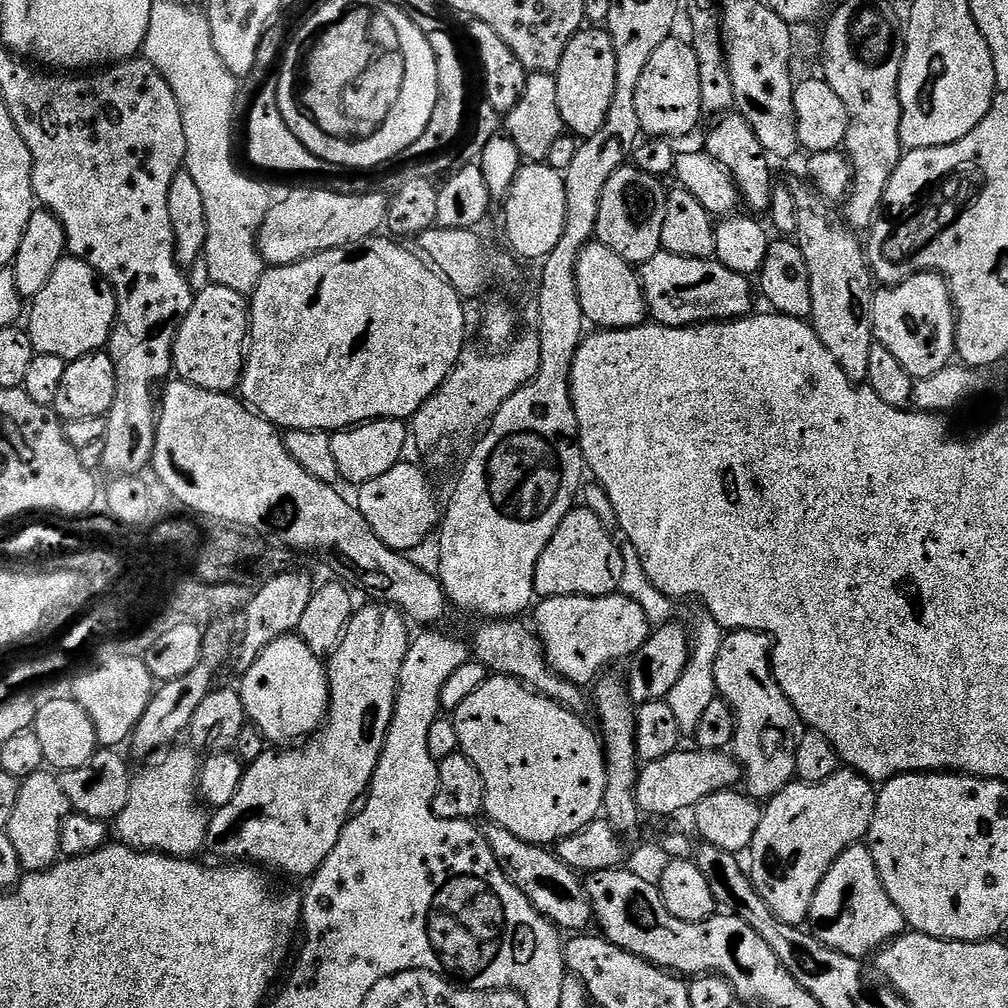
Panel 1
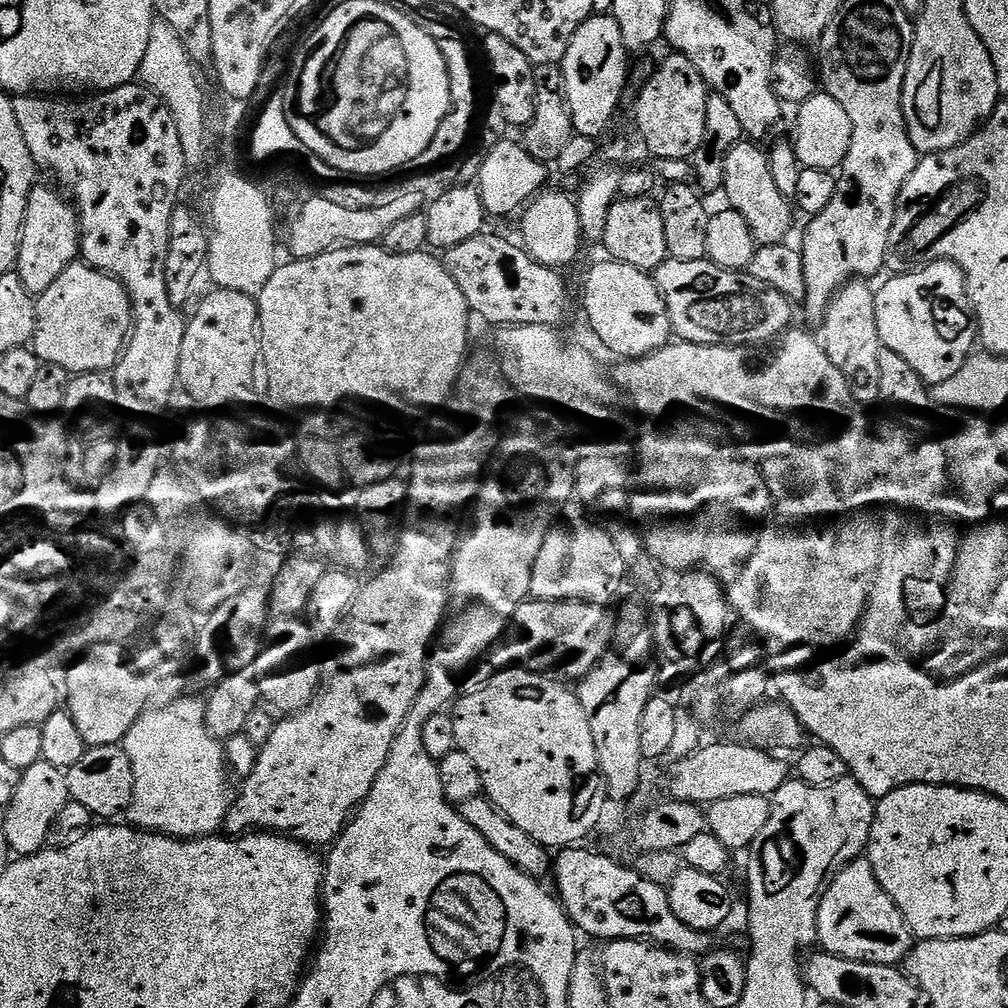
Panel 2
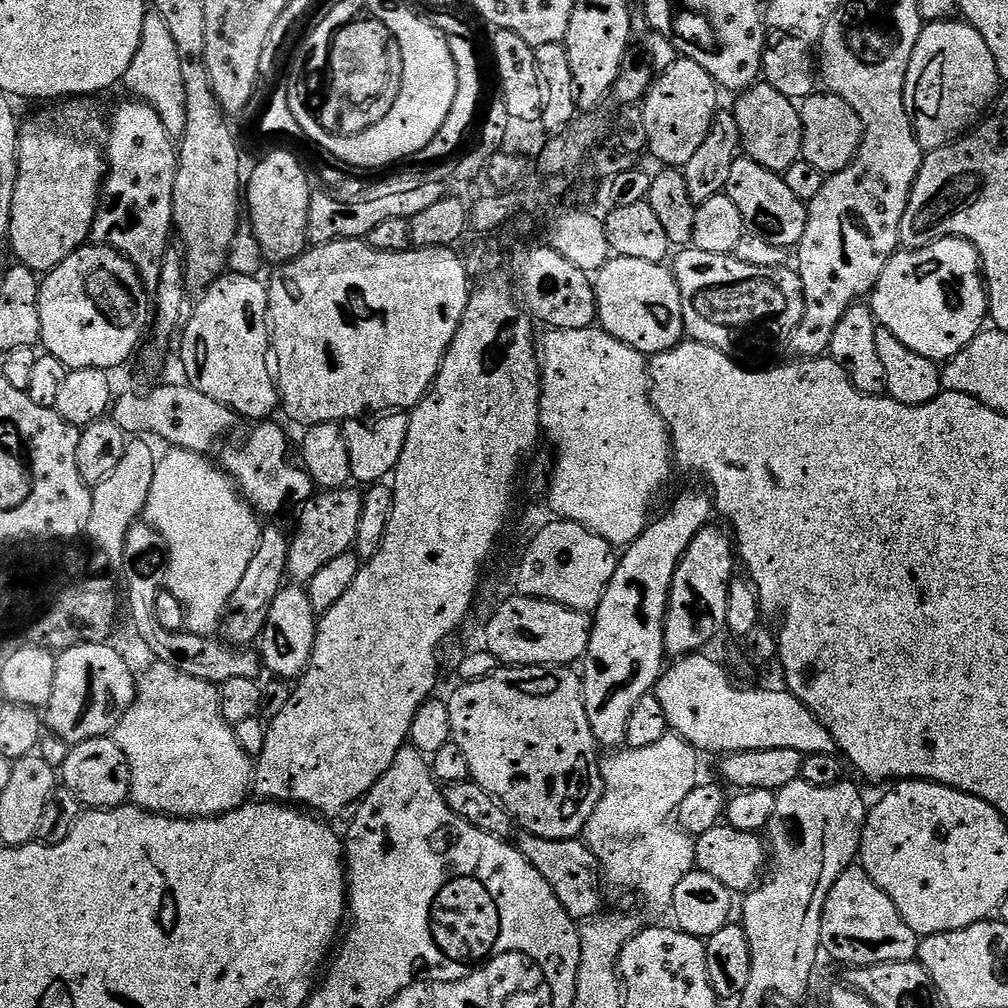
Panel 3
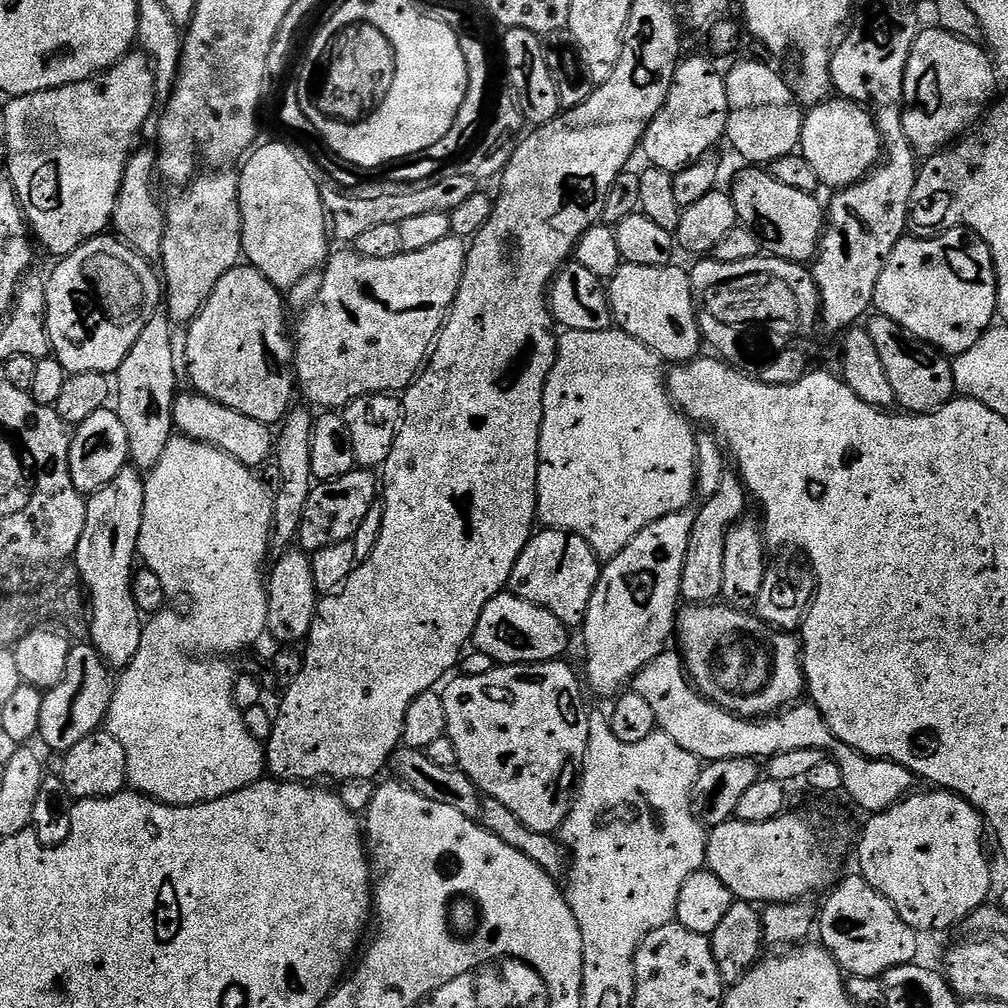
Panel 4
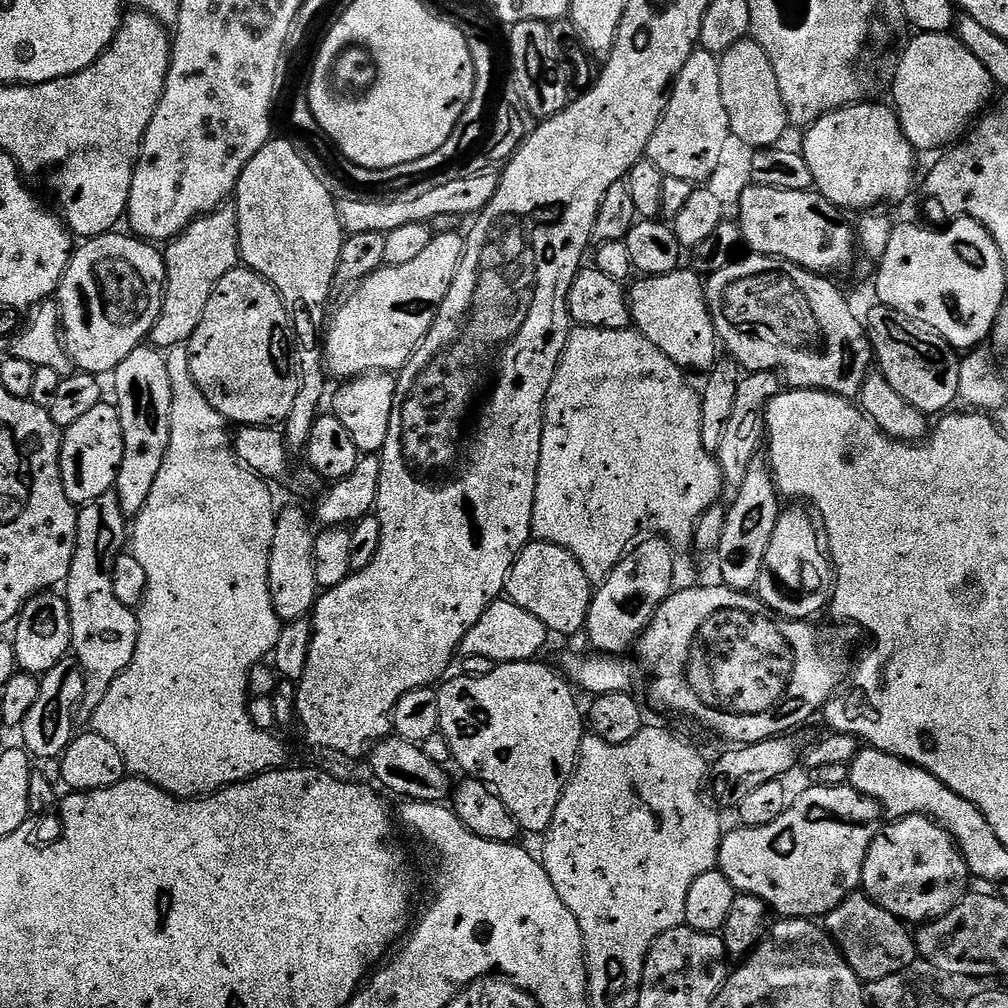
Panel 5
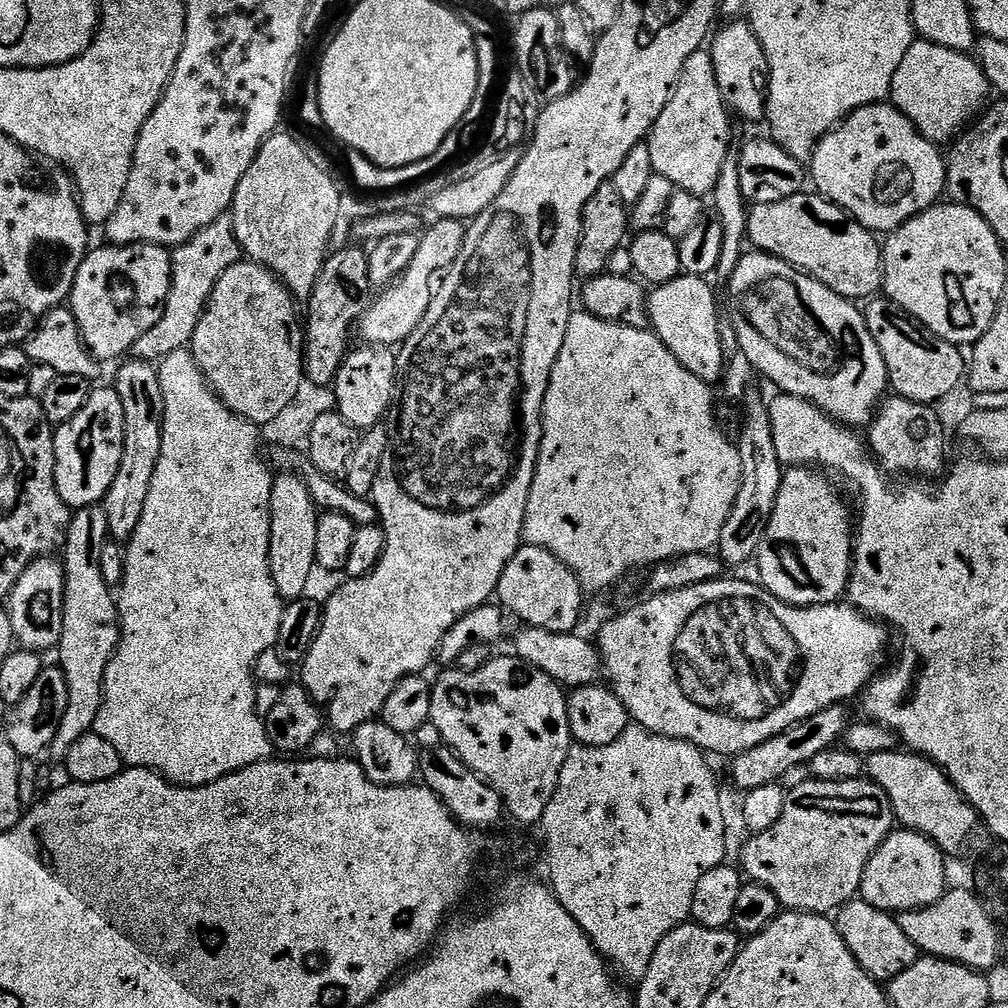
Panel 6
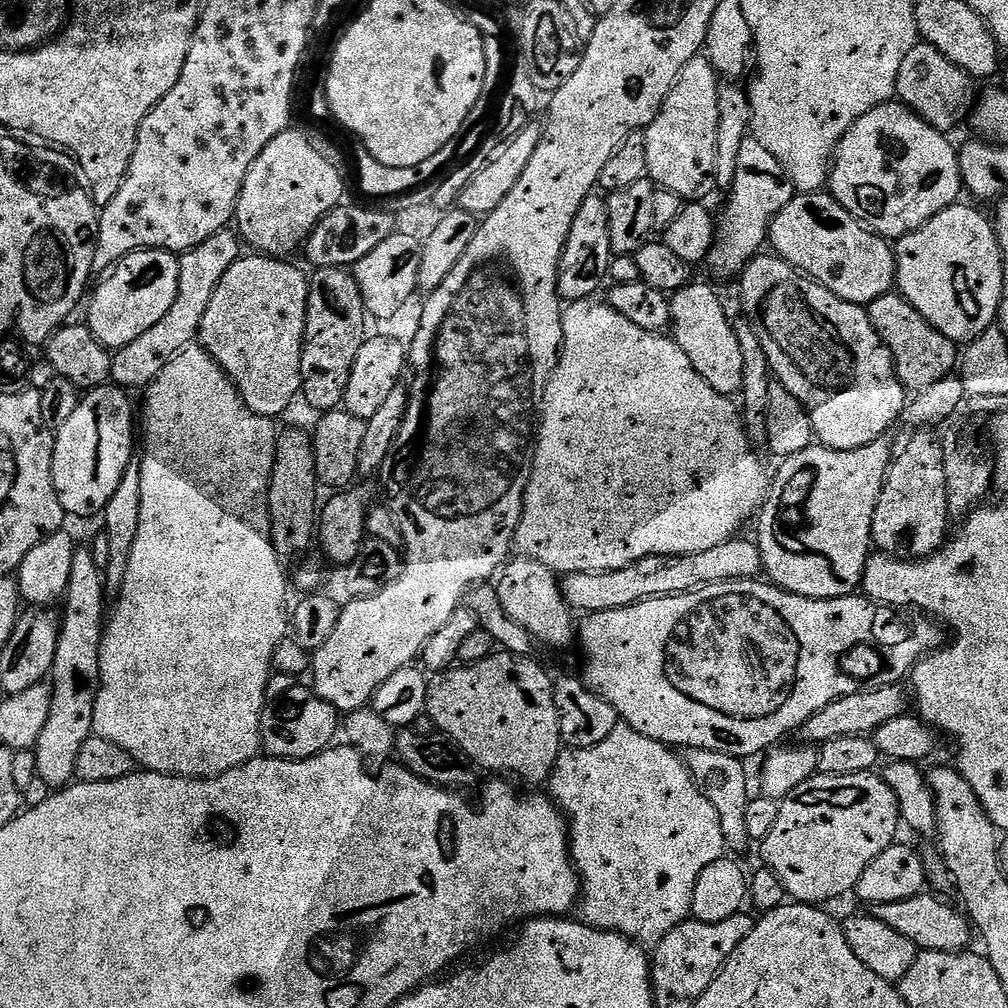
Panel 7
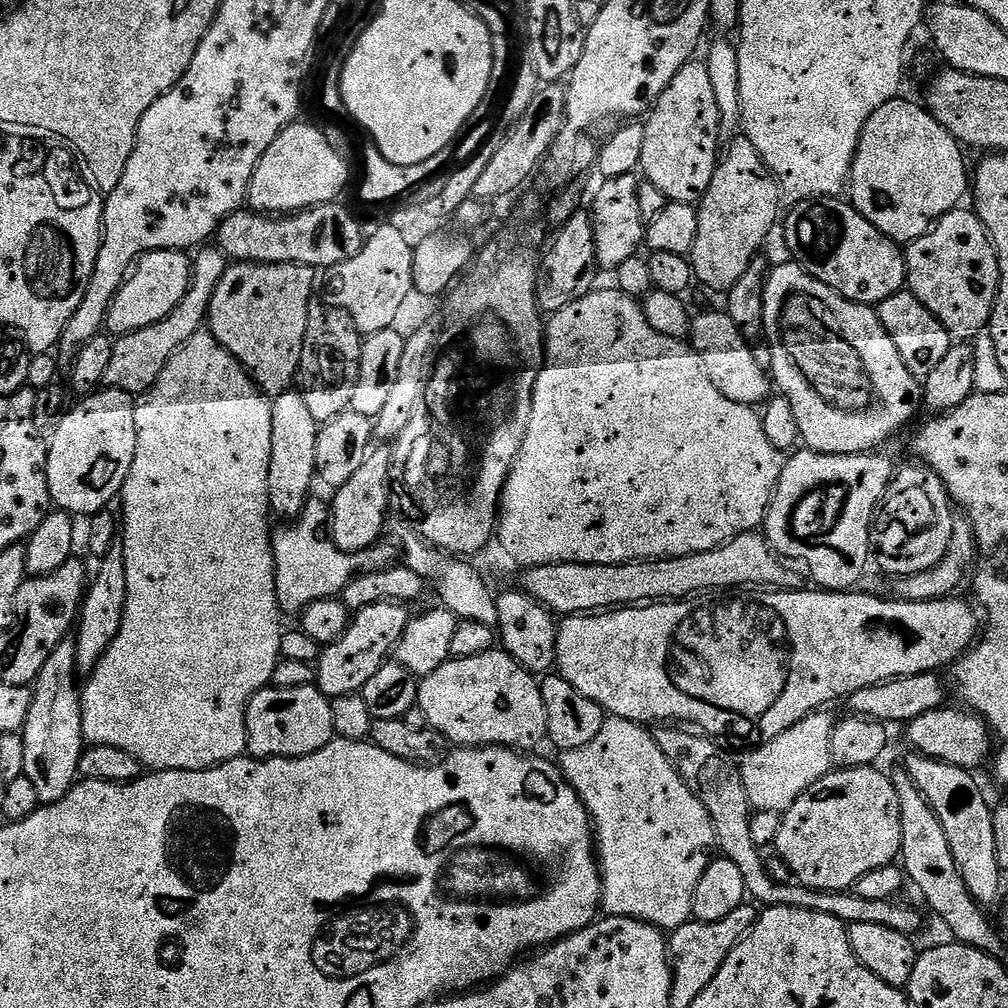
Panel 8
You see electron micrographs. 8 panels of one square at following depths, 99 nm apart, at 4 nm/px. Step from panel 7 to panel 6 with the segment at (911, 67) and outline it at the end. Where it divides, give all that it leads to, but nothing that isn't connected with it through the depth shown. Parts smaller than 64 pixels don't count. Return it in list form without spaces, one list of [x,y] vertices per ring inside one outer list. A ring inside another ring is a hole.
[[[917,38],[894,74],[890,100],[927,140],[944,146],[955,141],[981,115],[988,92],[990,85],[979,59]]]

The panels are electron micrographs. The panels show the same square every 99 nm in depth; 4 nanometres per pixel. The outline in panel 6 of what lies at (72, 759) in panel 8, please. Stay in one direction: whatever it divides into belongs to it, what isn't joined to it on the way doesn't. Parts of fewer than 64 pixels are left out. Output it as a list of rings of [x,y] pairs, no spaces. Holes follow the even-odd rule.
[[[100,504],[78,508],[72,513],[66,546],[62,550],[64,565],[64,617],[62,638],[58,645],[58,666],[64,671],[68,686],[66,714],[62,726],[54,734],[51,755],[67,757],[70,746],[78,738],[95,729],[98,710],[104,697],[104,675],[110,658],[120,644],[120,610],[113,589],[102,578],[102,550],[110,542],[106,524],[106,510]]]

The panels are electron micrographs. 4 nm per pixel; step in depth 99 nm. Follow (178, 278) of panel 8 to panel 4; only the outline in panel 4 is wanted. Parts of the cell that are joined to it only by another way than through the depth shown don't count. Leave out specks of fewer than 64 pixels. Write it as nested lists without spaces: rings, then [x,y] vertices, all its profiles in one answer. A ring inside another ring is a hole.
[[[101,234],[88,240],[78,250],[63,257],[46,280],[46,306],[48,307],[48,337],[52,343],[51,355],[64,367],[64,371],[119,372],[126,354],[138,342],[146,322],[157,315],[162,304],[162,280],[157,269],[142,253],[112,234]]]

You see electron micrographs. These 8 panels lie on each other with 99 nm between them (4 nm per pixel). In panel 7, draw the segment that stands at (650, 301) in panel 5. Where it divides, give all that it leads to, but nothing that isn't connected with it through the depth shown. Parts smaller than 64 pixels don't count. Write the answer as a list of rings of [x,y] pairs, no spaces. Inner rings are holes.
[[[689,282],[671,297],[672,326],[670,335],[690,358],[690,366],[718,390],[718,394],[732,398],[742,386],[742,346],[738,346],[733,321],[723,312],[722,296],[708,284]]]

